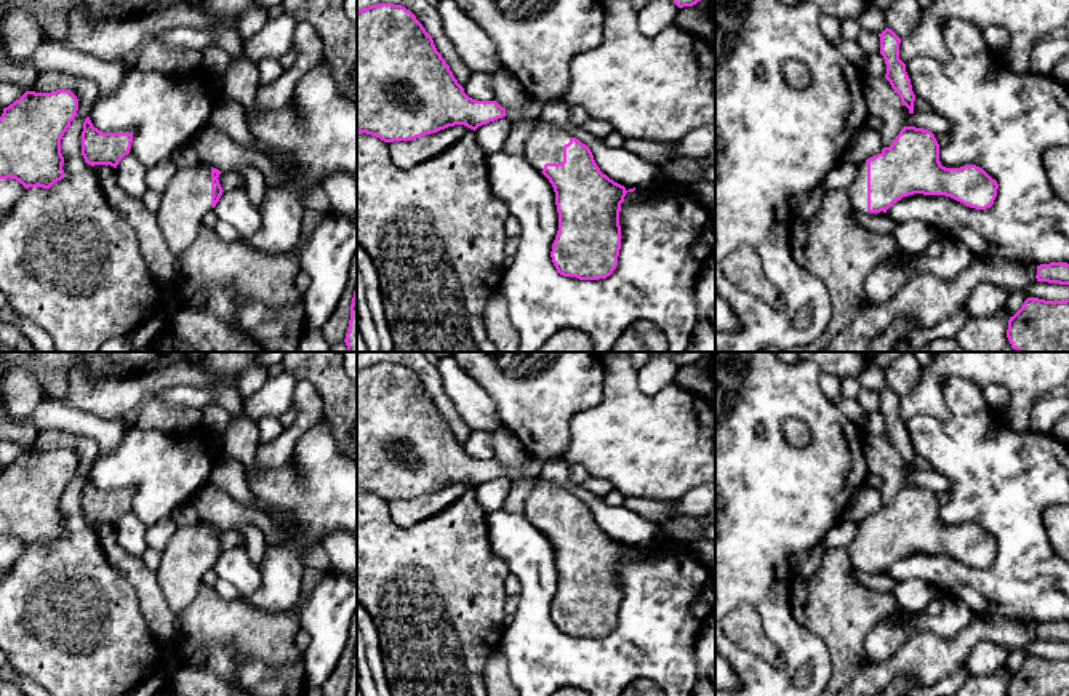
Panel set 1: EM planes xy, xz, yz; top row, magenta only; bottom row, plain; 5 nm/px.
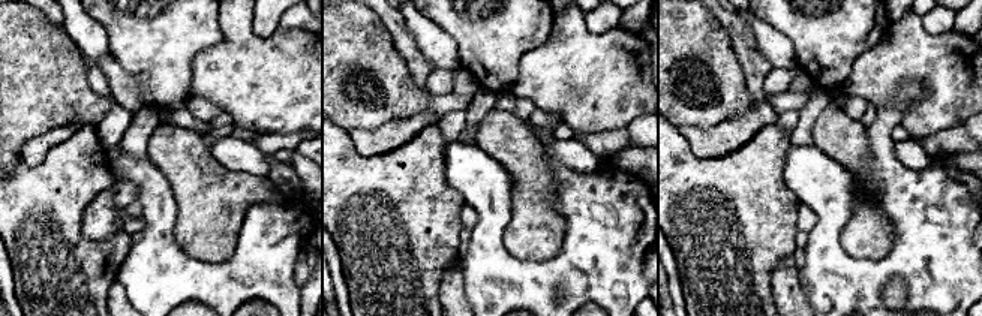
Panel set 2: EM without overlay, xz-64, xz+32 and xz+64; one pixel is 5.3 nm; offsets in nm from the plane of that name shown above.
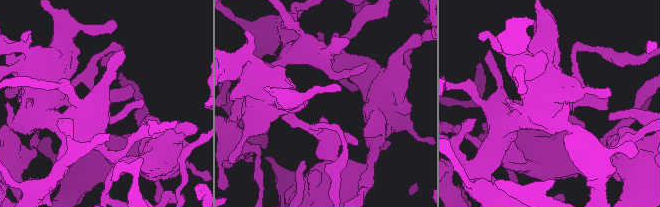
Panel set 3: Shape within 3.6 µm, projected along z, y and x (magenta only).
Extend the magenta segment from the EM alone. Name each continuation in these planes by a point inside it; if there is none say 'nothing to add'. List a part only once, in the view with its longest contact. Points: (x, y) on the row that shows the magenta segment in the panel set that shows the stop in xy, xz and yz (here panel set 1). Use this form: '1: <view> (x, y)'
1: yz (856, 191)

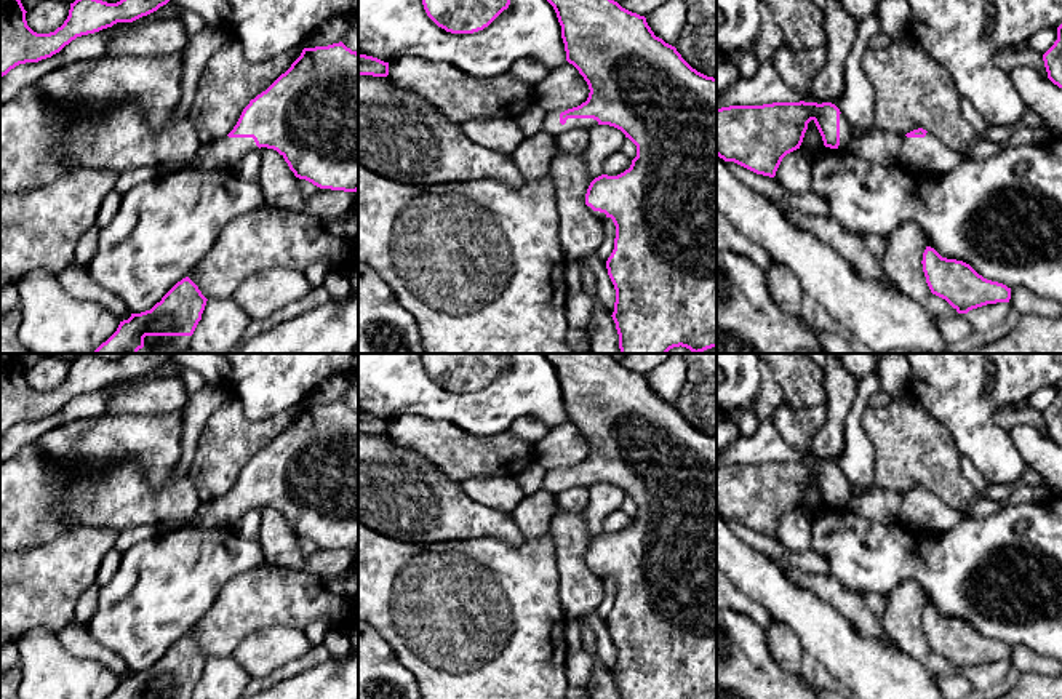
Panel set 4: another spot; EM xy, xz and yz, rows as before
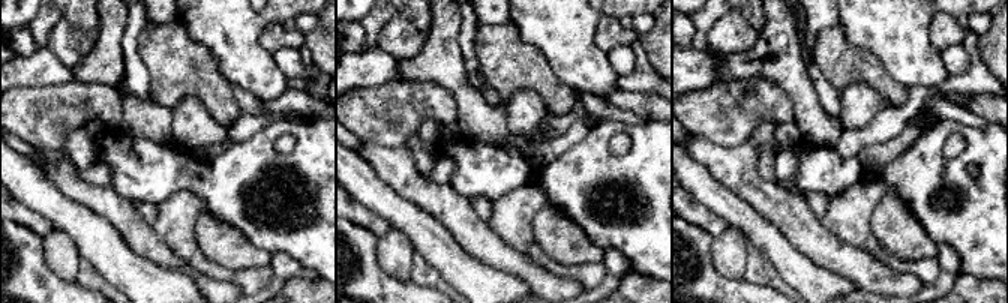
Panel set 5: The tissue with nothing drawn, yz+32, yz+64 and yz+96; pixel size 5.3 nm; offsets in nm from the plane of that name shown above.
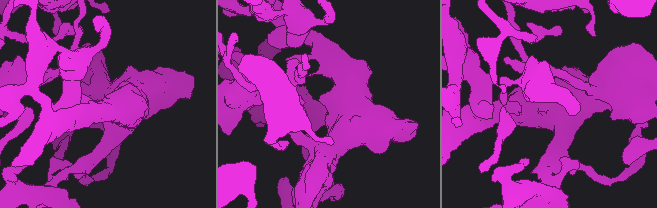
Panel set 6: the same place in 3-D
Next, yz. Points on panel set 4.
1: yz (845, 131)
2: yz (928, 155)

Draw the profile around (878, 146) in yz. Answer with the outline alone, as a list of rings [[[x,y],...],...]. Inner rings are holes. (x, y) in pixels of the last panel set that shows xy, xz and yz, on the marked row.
[[[872,125],[864,134],[851,131],[848,150],[873,163],[891,166],[899,163],[900,142],[900,136]]]

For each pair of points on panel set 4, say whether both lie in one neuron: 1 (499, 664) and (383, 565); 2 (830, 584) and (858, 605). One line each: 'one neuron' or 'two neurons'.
1: one neuron
2: one neuron

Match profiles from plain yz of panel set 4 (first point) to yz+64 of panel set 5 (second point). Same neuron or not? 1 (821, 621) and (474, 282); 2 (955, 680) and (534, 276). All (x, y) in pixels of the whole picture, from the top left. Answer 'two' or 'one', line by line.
1: one
2: one

